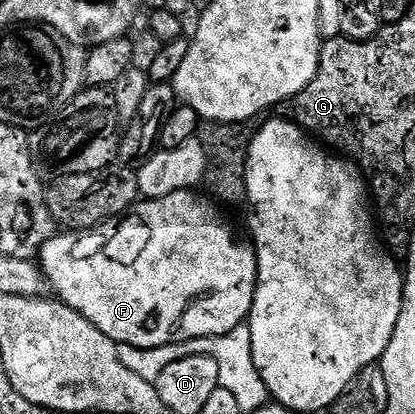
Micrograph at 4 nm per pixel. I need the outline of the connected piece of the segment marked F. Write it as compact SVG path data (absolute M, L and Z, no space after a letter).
M188 190L174 192L160 200L144 199L142 202L136 203L135 207L122 218L107 220L103 224L98 224L96 228L60 231L49 242L45 242L45 246L39 251L37 257L41 271L47 277L50 291L64 304L77 310L77 314L89 318L89 322L93 322L93 326L97 326L97 330L101 330L101 334L105 334L118 345L128 344L138 348L156 348L166 344L183 344L187 340L220 336L233 330L238 324L244 323L251 315L251 307L255 301L255 287L259 281L259 263L255 257L255 249L246 239L244 239L245 241L238 240L234 230L223 221L222 214L218 212L220 209L206 195L203 197L198 196L199 194L198 191Z

